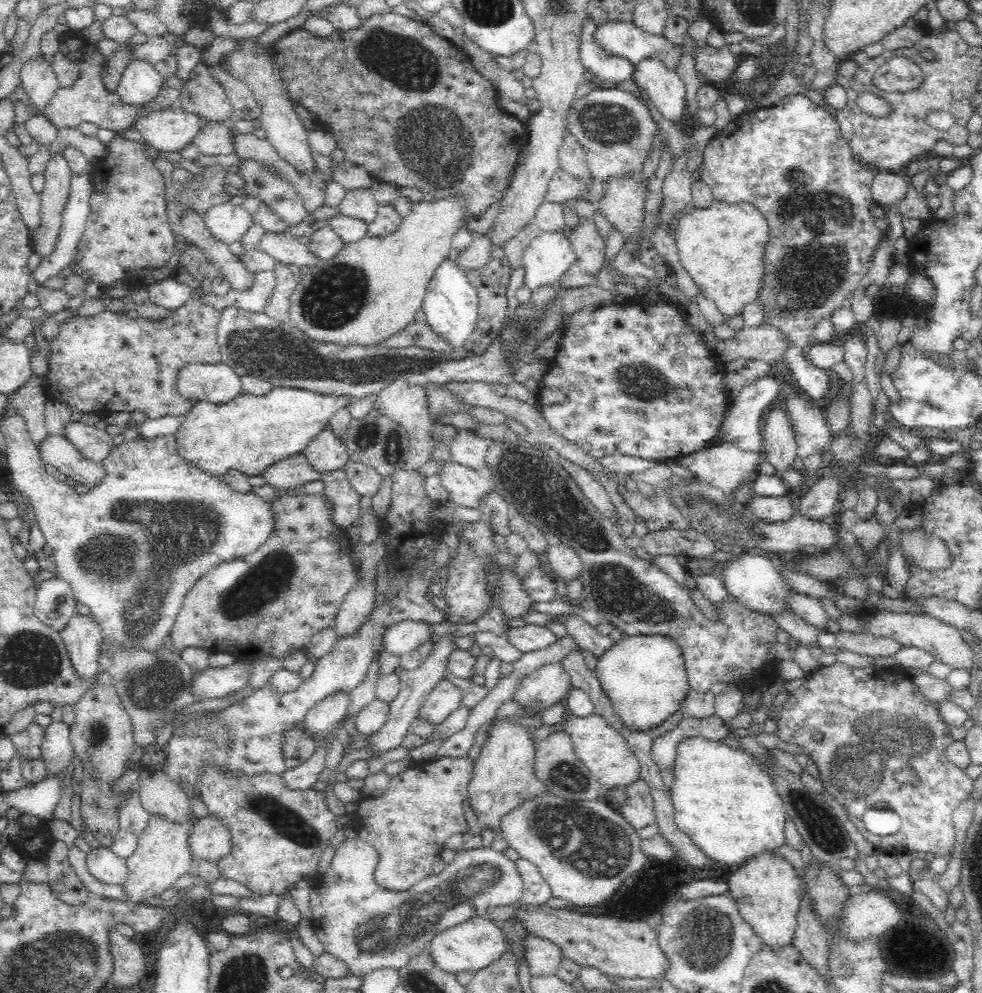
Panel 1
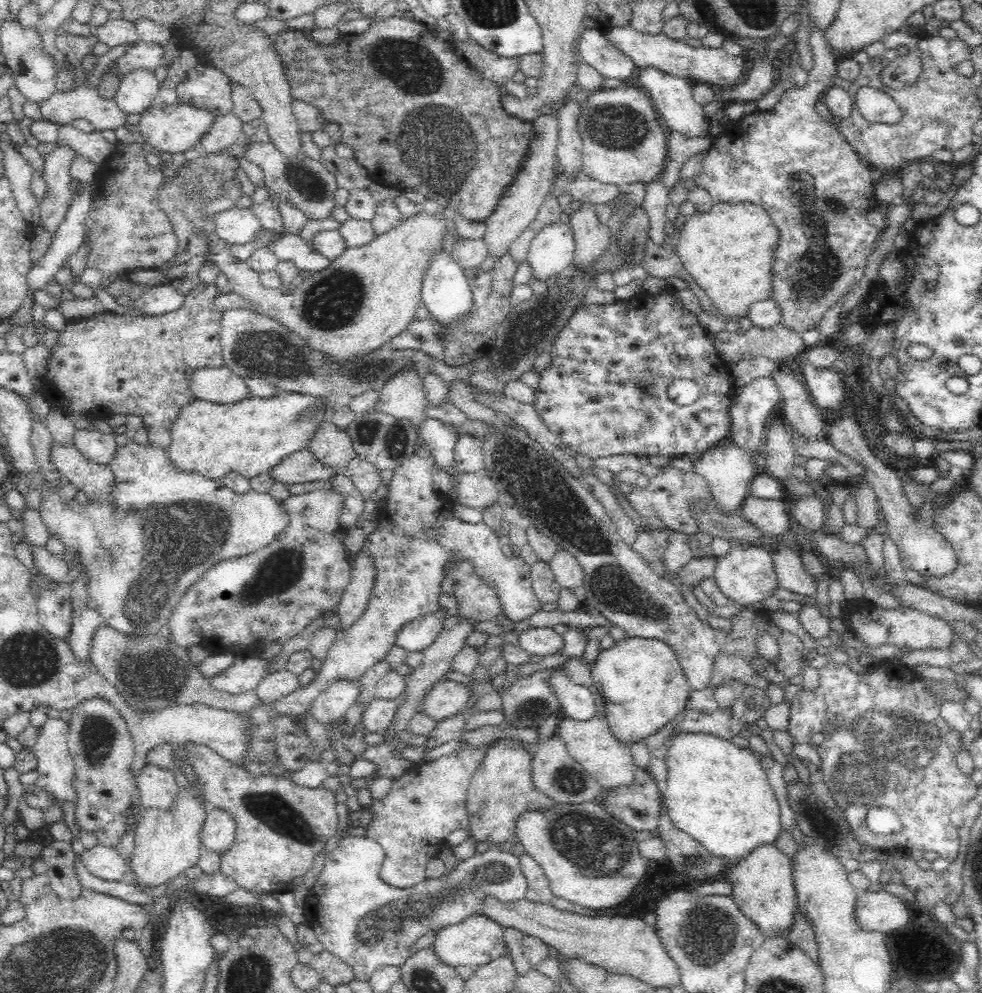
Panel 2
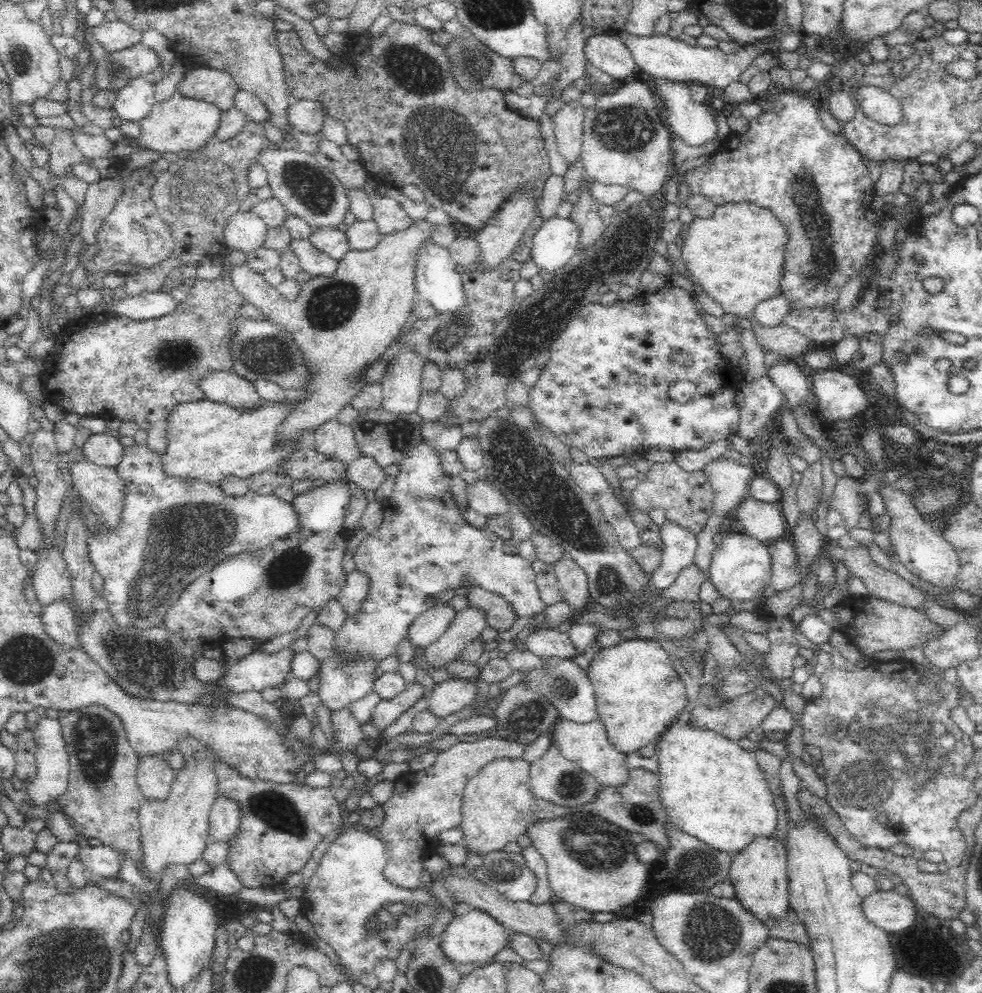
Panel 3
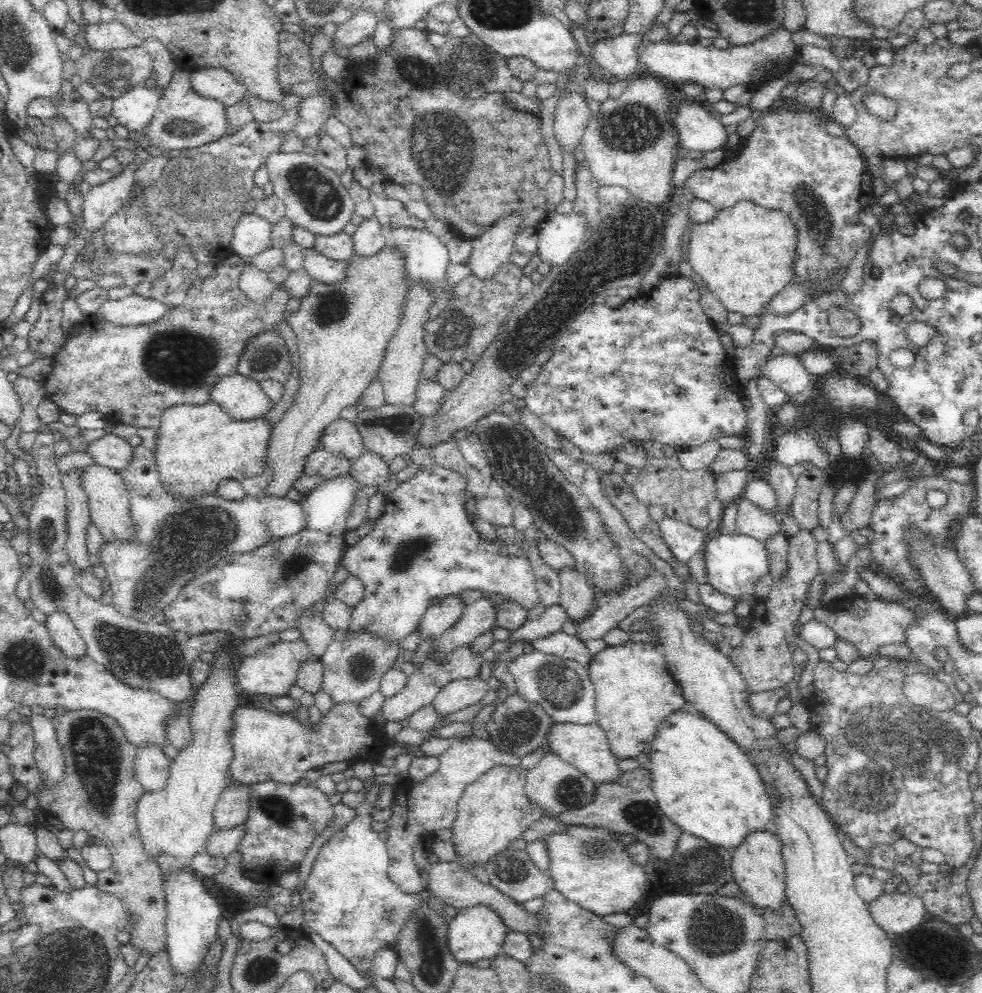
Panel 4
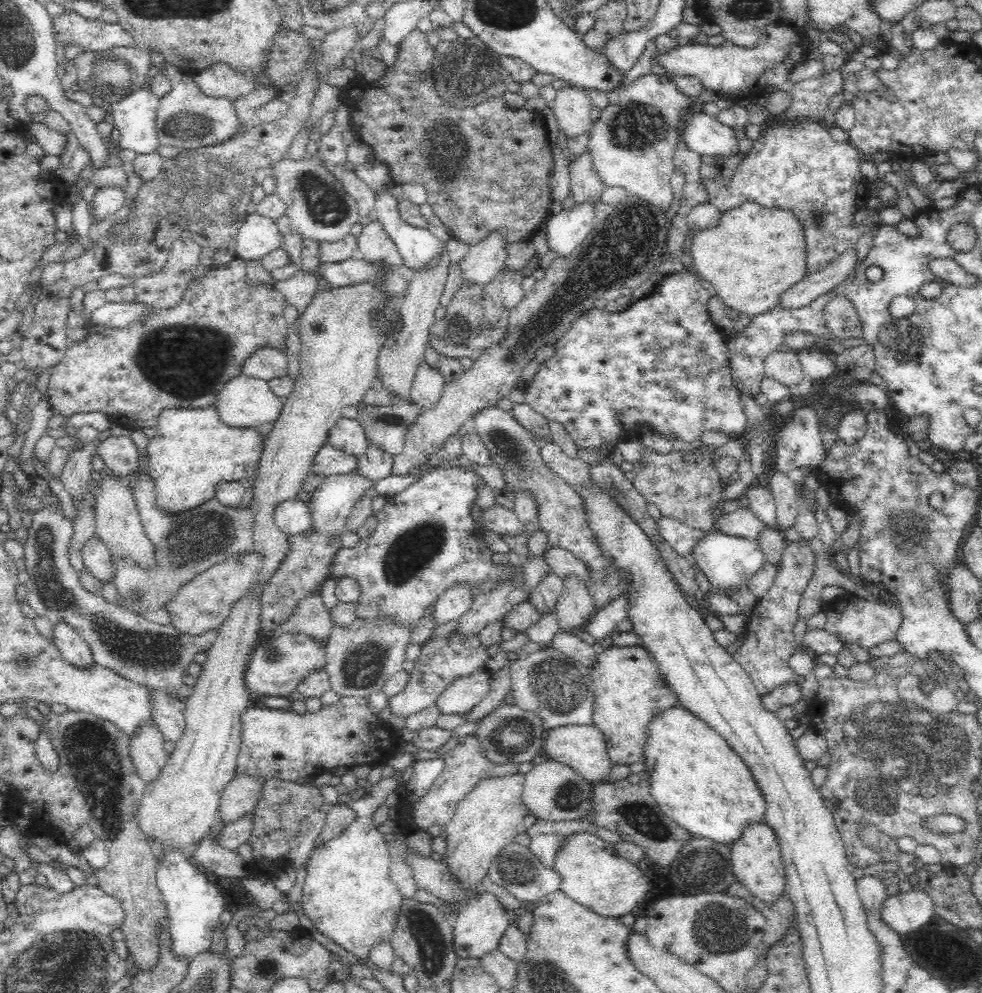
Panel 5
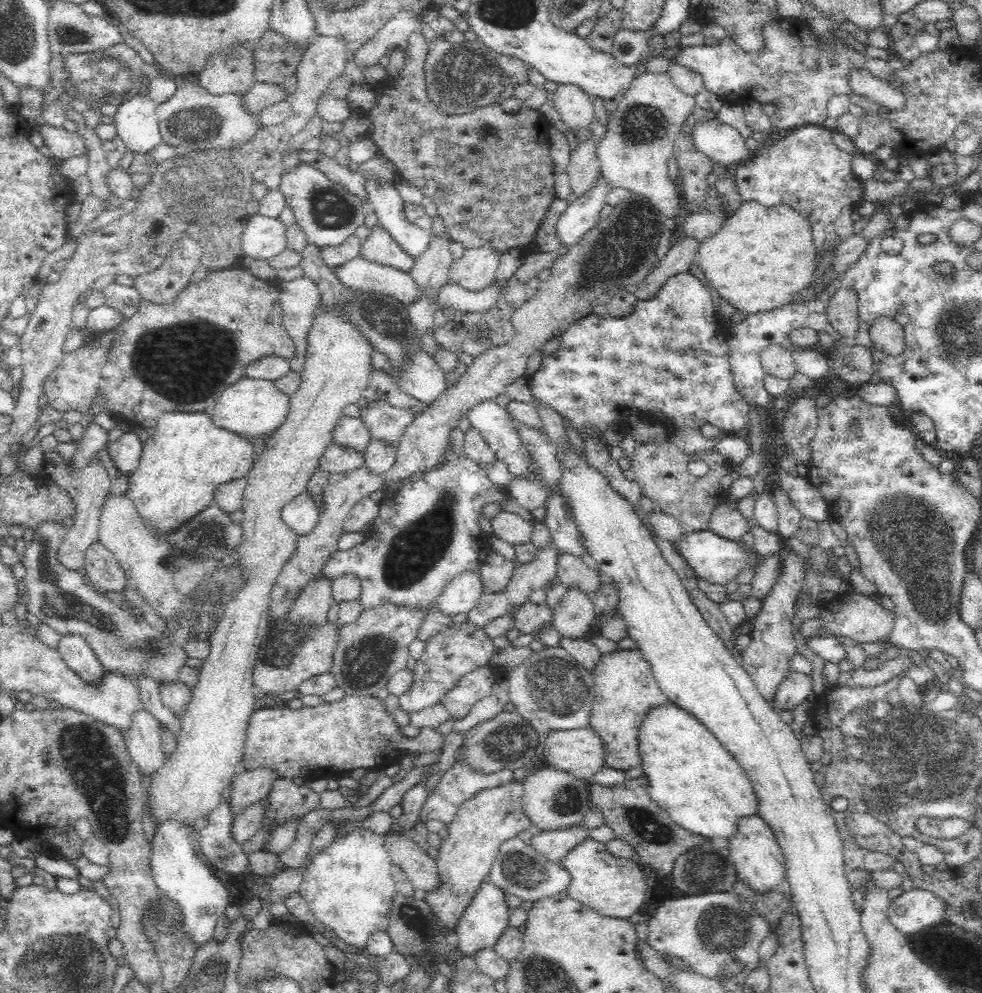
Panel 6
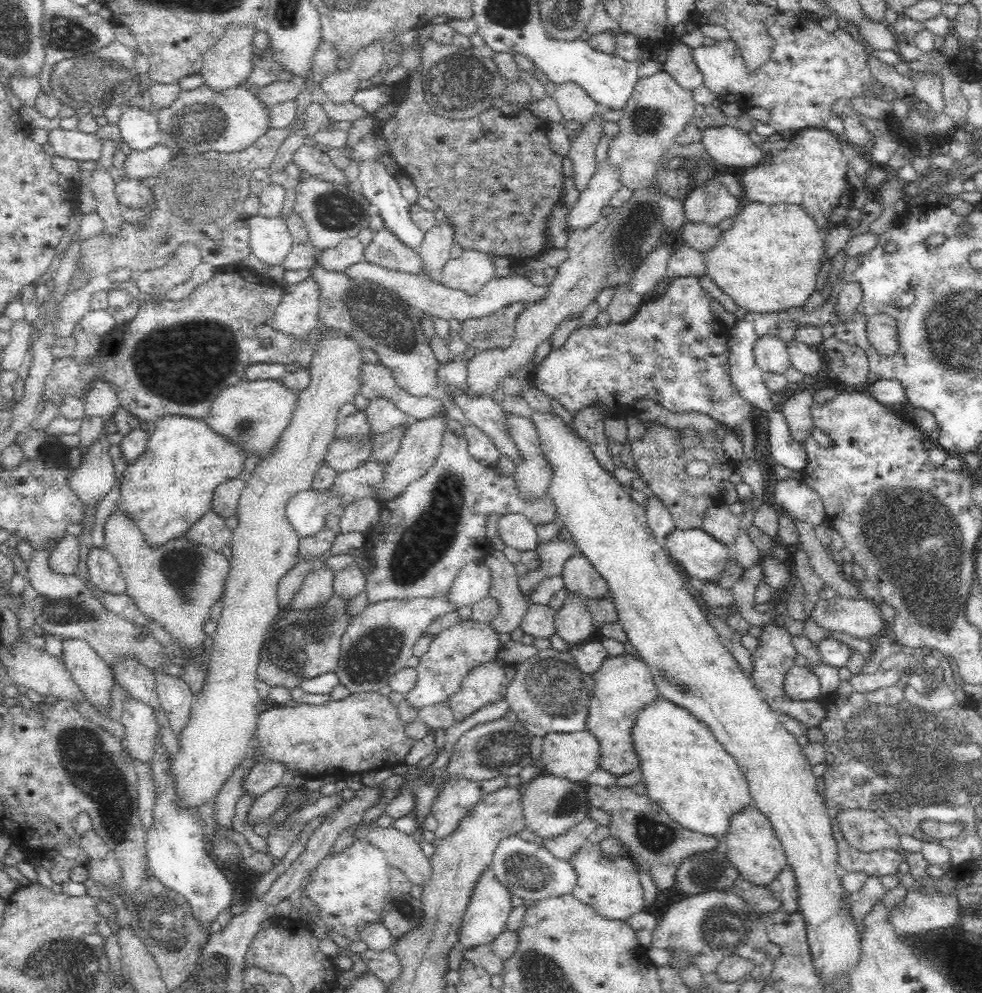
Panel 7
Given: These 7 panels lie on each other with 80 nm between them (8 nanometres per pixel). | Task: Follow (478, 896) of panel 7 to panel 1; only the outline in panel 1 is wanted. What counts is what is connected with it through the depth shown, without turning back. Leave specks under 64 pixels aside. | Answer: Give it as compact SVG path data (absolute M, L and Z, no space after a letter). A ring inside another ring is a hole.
M472 917L433 936L428 946L436 967L457 976L461 973L476 973L488 967L510 949L510 945L498 923L486 917Z

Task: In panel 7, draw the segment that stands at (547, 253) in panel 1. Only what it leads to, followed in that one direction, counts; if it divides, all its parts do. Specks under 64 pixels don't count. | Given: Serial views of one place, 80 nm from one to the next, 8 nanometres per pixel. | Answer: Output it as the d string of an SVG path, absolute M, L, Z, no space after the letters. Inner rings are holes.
M606 163L598 164L588 186L579 192L578 200L566 216L565 230L572 232L592 226L602 214L602 208L609 204L614 192L620 188L618 167Z

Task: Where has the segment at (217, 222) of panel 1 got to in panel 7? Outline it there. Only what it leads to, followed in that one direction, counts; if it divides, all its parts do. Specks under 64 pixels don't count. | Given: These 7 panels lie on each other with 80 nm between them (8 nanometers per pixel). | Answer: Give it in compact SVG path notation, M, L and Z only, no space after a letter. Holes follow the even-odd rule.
M260 214L249 217L248 247L262 262L280 264L292 246L292 237L282 217L268 218Z

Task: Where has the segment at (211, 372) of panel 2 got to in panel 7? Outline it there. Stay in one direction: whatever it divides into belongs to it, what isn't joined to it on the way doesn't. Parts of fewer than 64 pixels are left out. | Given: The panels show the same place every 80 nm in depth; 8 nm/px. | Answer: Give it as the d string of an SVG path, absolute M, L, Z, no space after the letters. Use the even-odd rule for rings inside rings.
M242 379L220 391L212 403L209 415L205 417L208 426L232 442L239 444L247 454L266 456L284 428L288 426L296 406L296 393L282 385L280 380Z

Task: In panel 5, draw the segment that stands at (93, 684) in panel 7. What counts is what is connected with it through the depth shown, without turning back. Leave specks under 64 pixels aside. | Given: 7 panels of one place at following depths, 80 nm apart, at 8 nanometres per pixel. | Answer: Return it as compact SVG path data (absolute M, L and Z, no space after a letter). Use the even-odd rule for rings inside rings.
M59 621L50 628L54 630L52 640L63 659L79 668L90 668L93 654L89 644L78 635L78 632L64 621Z

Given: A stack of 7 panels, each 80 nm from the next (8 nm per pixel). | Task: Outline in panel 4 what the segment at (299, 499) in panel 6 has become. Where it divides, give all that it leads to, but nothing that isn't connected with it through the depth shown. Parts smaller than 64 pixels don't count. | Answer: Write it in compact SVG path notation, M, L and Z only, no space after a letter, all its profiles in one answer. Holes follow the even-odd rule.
M144 445L132 448L132 458L119 471L130 494L130 517L136 530L132 540L105 542L99 553L100 565L106 571L104 587L112 591L110 603L116 611L127 618L134 618L143 624L152 624L158 612L163 612L180 594L187 582L204 574L215 565L230 559L236 553L246 553L265 546L272 540L301 532L306 528L306 518L301 504L284 497L247 495L242 500L226 500L216 493L205 493L200 497L172 497L168 486L160 481L155 451Z

